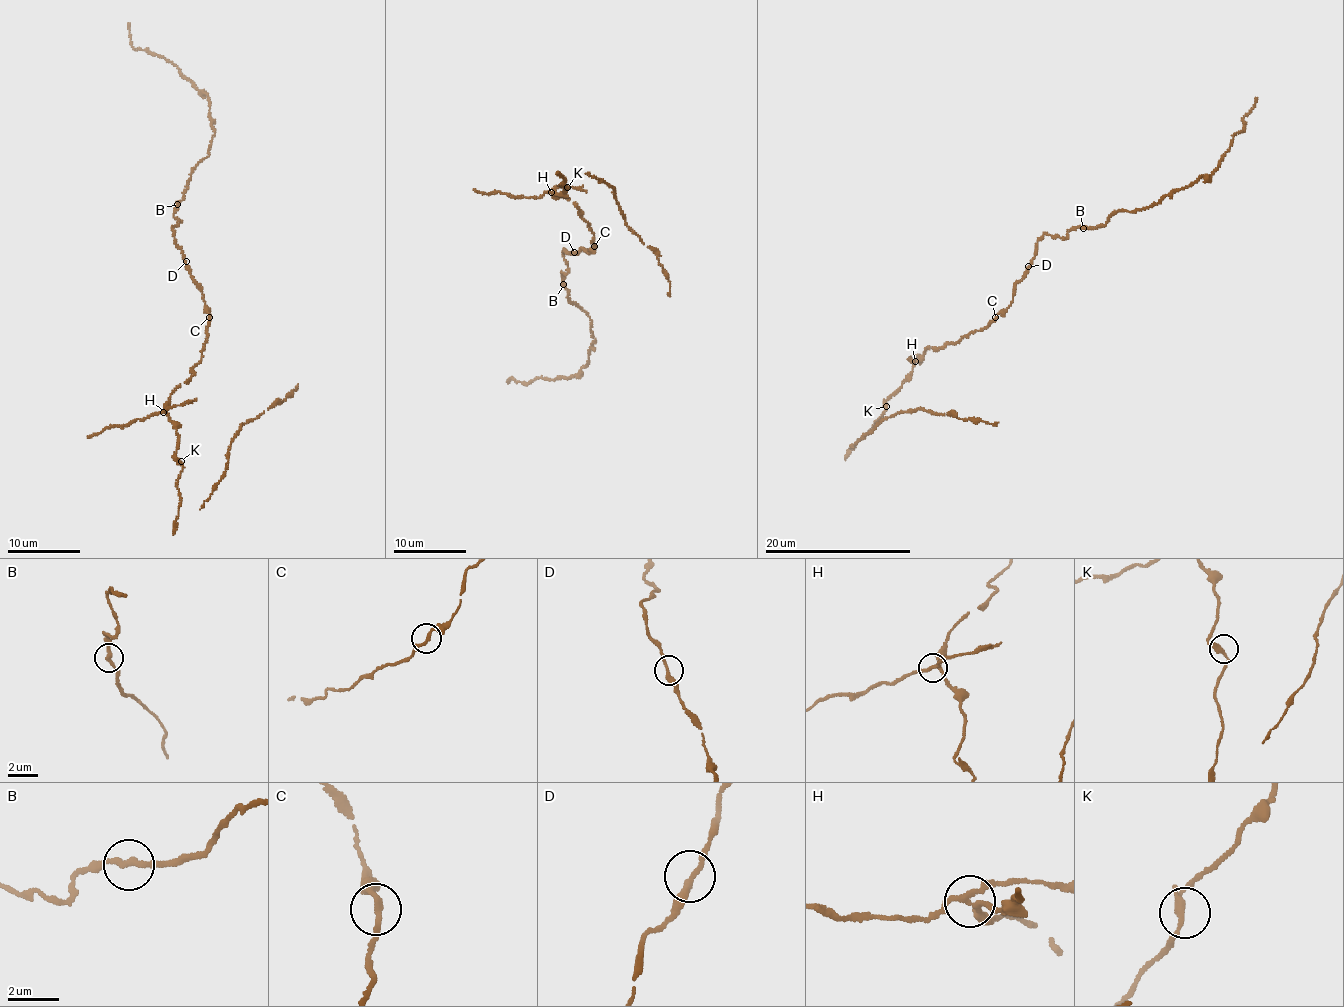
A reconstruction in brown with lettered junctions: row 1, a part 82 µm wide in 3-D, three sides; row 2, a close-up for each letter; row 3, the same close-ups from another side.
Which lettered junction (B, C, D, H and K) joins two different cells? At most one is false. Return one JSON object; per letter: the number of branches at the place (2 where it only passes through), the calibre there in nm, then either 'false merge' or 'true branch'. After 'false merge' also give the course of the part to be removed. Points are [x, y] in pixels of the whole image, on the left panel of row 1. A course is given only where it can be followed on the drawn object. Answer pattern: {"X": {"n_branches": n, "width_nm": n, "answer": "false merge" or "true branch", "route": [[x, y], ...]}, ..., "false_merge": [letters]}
{"B": {"n_branches": 2, "width_nm": 240, "answer": "true branch"}, "C": {"n_branches": 2, "width_nm": 200, "answer": "true branch"}, "D": {"n_branches": 2, "width_nm": 240, "answer": "true branch"}, "H": {"n_branches": 4, "width_nm": 200, "answer": "false merge", "route": [[163, 411], [127, 425], [106, 426], [87, 438]]}, "K": {"n_branches": 2, "width_nm": 260, "answer": "true branch"}, "false_merge": ["H"]}

